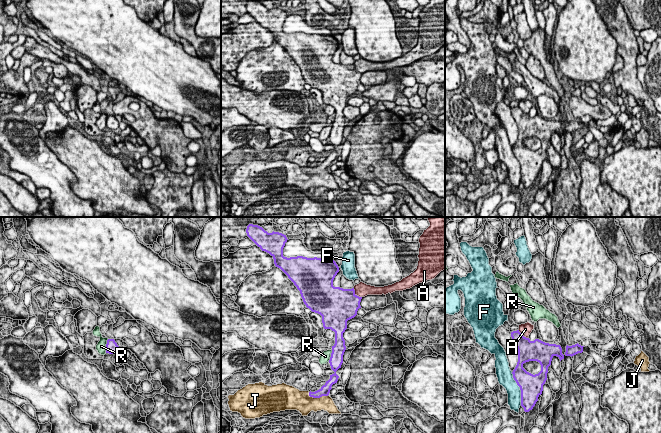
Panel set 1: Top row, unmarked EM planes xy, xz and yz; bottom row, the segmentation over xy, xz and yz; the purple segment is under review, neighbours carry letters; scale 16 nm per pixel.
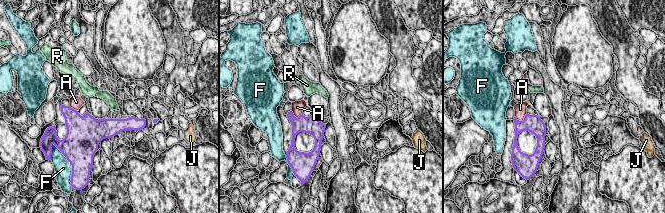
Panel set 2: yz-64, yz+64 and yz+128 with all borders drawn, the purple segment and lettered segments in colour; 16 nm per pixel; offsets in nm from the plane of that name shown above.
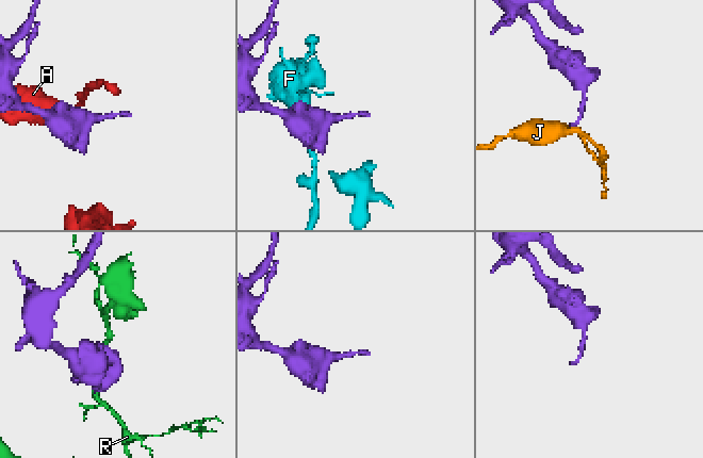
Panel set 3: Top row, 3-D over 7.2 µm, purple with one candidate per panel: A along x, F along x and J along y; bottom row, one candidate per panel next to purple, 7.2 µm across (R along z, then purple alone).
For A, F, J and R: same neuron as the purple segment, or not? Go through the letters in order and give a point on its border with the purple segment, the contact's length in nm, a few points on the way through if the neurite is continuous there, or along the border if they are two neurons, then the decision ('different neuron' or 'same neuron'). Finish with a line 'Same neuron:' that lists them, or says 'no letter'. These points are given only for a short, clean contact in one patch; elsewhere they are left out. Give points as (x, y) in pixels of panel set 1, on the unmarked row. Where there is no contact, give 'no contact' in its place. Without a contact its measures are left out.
A: xz (356, 71) | 200 nm | different neuron
F: yz (520, 164) | 550 nm | different neuron
J: xz (317, 173) | 320 nm | across xz (325, 165), (317, 173), (313, 177), (303, 179) | same neuron
R: xy (106, 122) | 220 nm | different neuron
Same neuron: J

